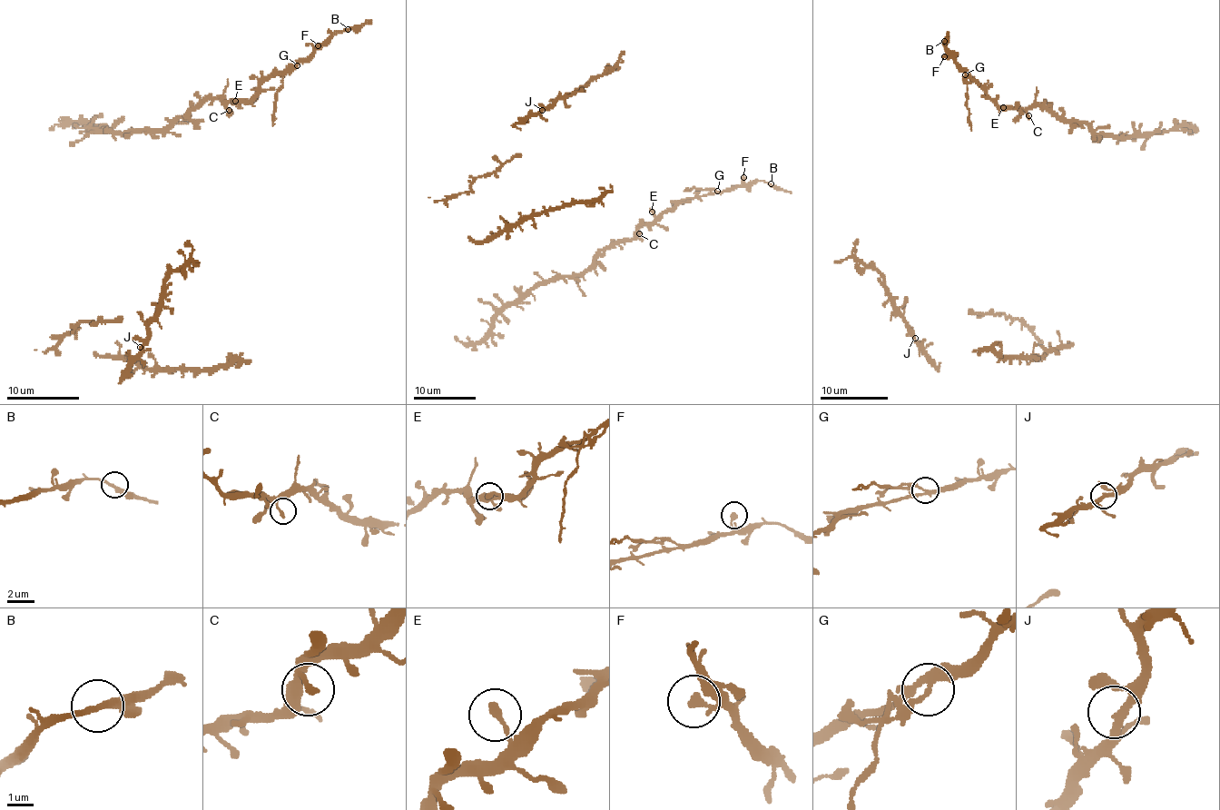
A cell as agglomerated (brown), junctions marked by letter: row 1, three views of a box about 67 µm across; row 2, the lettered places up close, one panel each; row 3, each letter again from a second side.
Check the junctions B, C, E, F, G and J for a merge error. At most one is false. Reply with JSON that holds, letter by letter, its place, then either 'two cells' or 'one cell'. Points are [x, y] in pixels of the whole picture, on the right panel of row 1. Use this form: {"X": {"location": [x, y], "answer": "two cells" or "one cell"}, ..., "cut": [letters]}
{"B": {"location": [944, 41], "answer": "one cell"}, "C": {"location": [1028, 115], "answer": "one cell"}, "E": {"location": [1003, 107], "answer": "one cell"}, "F": {"location": [944, 56], "answer": "one cell"}, "G": {"location": [965, 74], "answer": "two cells"}, "J": {"location": [915, 338], "answer": "one cell"}, "cut": ["G"]}

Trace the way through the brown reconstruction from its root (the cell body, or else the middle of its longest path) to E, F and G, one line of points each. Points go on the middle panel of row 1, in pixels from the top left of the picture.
E: (638, 230), (654, 219), (652, 212)
F: (638, 230), (644, 225), (651, 225), (665, 212), (684, 199), (730, 192), (742, 183), (743, 177)
G: (638, 230), (644, 225), (651, 225), (665, 212), (684, 199), (704, 196), (713, 190), (718, 192)

